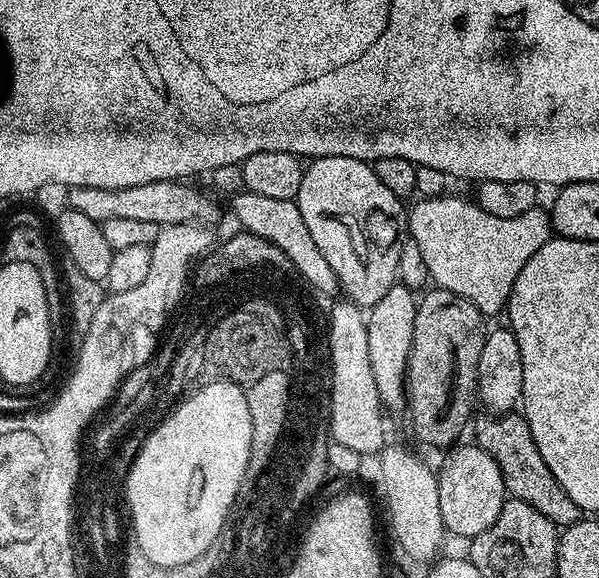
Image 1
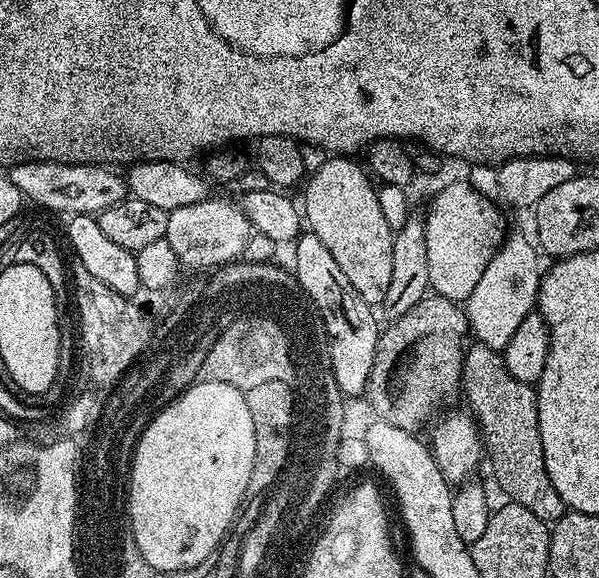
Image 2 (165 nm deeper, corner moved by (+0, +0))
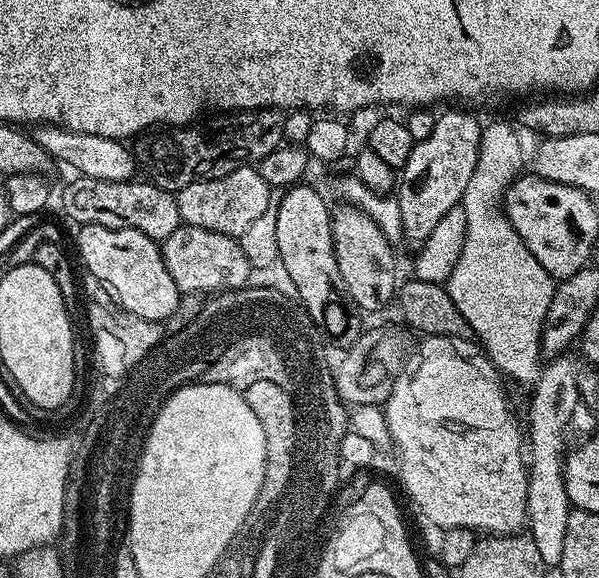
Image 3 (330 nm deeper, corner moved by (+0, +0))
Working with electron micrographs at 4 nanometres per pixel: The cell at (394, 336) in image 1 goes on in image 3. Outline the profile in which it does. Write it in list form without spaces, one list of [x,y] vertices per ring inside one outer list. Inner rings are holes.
[[[460,111],[464,112],[440,112],[430,136],[413,143],[410,158],[406,158],[403,168],[399,169],[394,195],[398,210],[402,210],[404,240],[413,246],[424,244],[434,226],[442,222],[442,214],[450,214],[450,210],[458,207],[466,194],[466,182],[470,182],[470,174],[474,174],[482,124],[468,113],[471,111]]]

